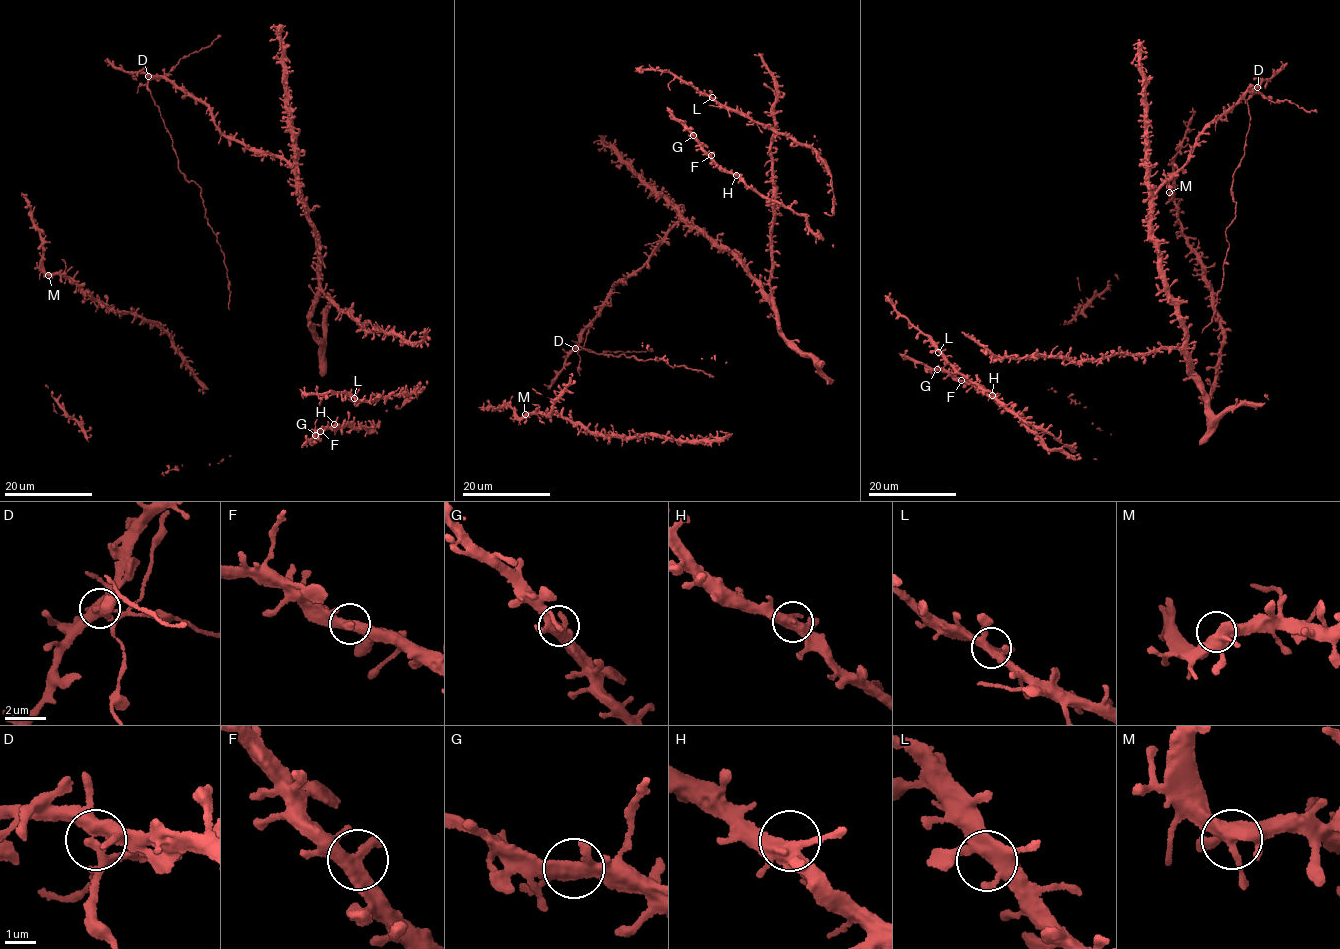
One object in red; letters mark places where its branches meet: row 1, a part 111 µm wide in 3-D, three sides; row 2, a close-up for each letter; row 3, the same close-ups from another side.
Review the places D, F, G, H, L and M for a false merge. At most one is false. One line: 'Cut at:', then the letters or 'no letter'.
Cut at: D

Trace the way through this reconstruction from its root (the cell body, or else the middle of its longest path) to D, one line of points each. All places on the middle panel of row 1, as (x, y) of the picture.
D: (656, 246), (644, 266), (612, 287), (605, 306), (575, 348)

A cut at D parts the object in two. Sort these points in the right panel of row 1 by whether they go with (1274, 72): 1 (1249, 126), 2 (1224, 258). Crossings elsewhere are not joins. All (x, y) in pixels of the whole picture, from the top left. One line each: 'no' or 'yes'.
1: no
2: no

